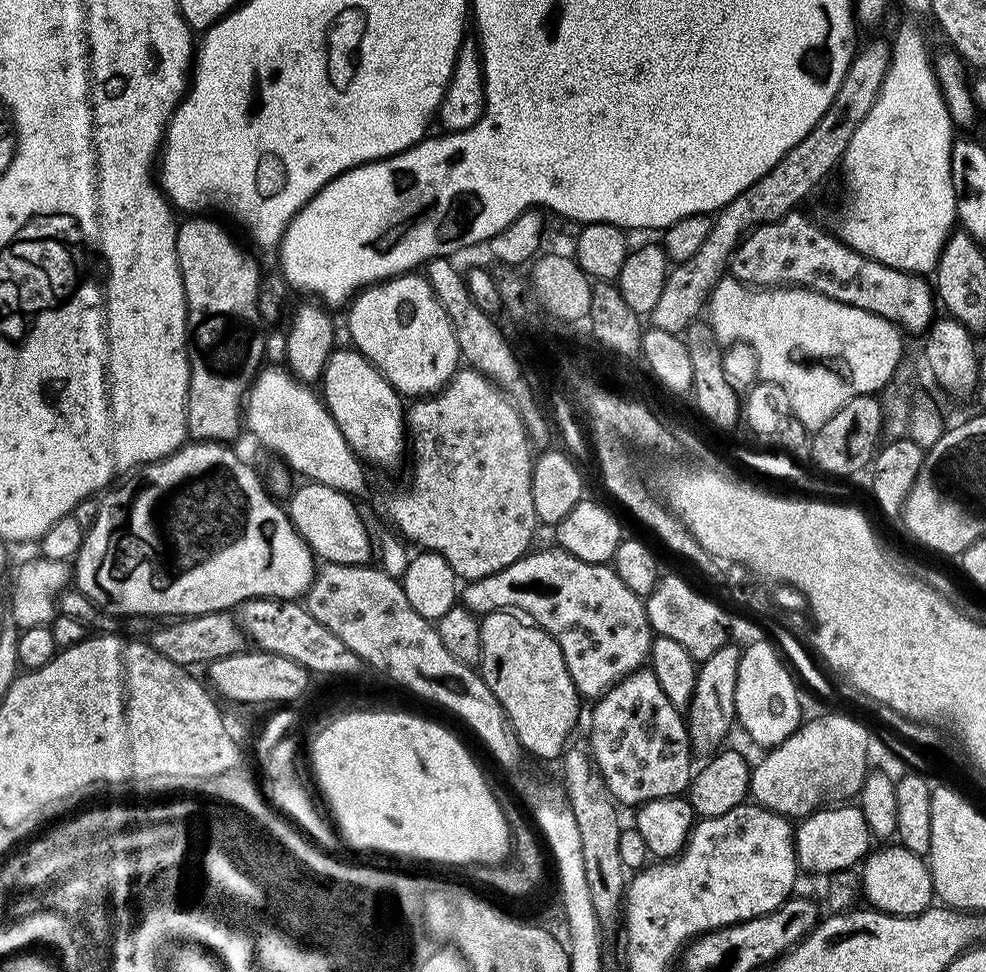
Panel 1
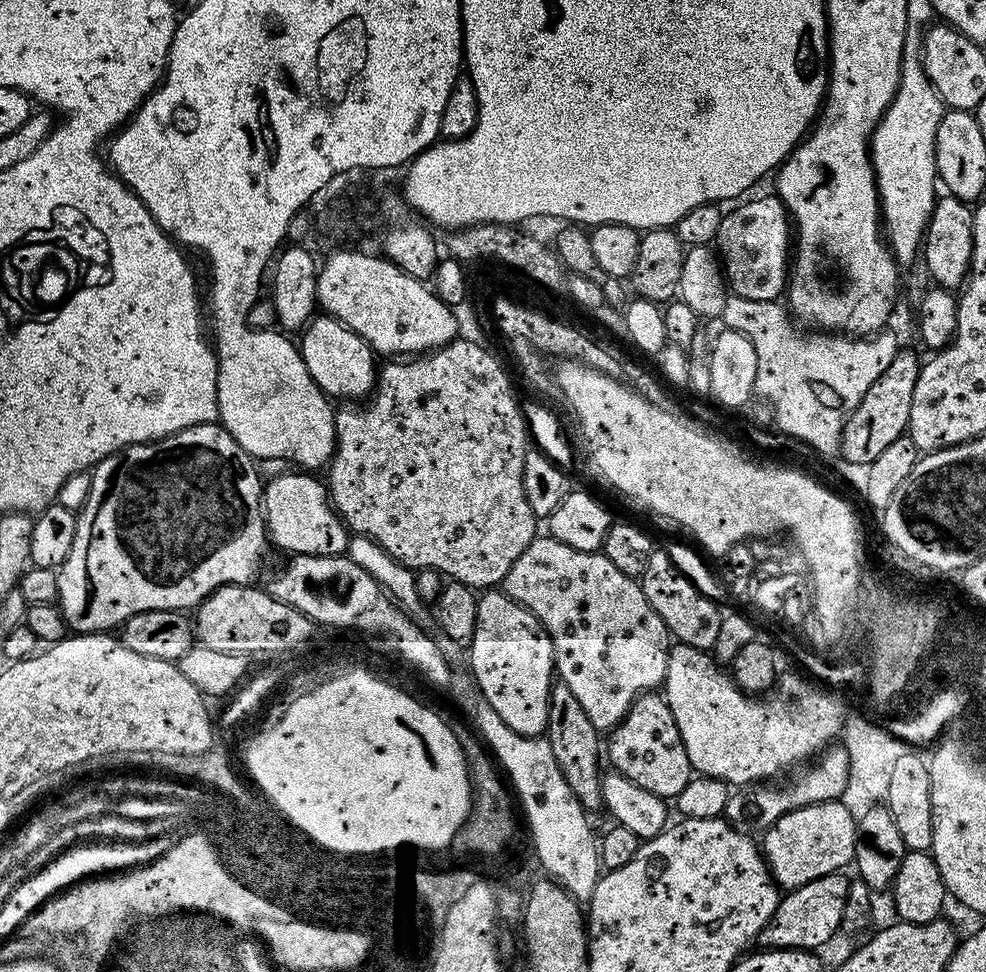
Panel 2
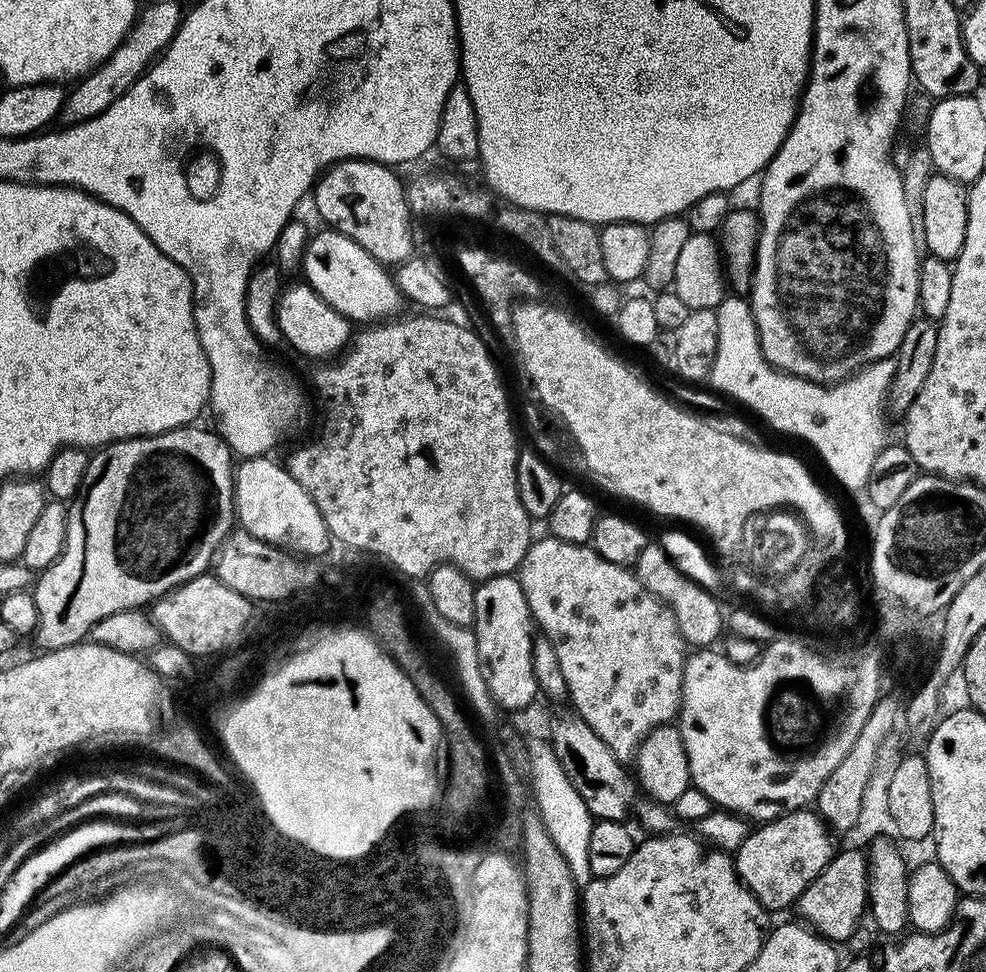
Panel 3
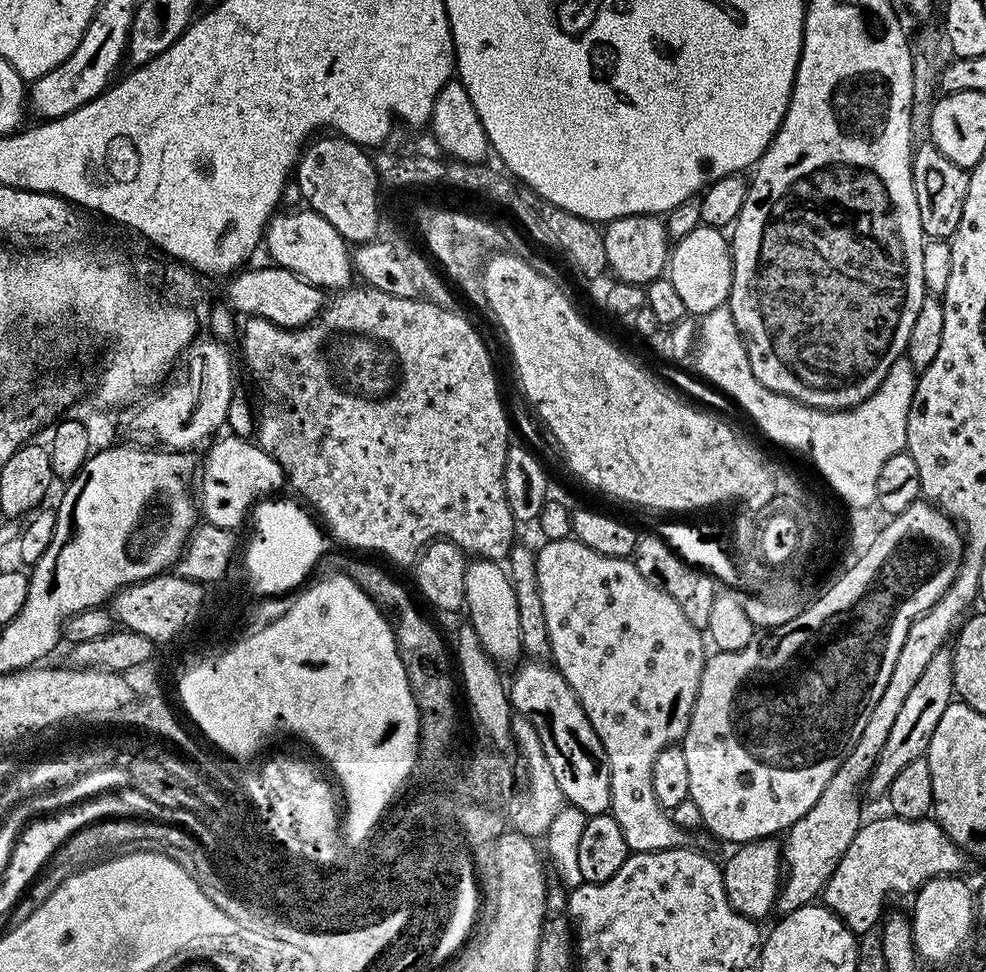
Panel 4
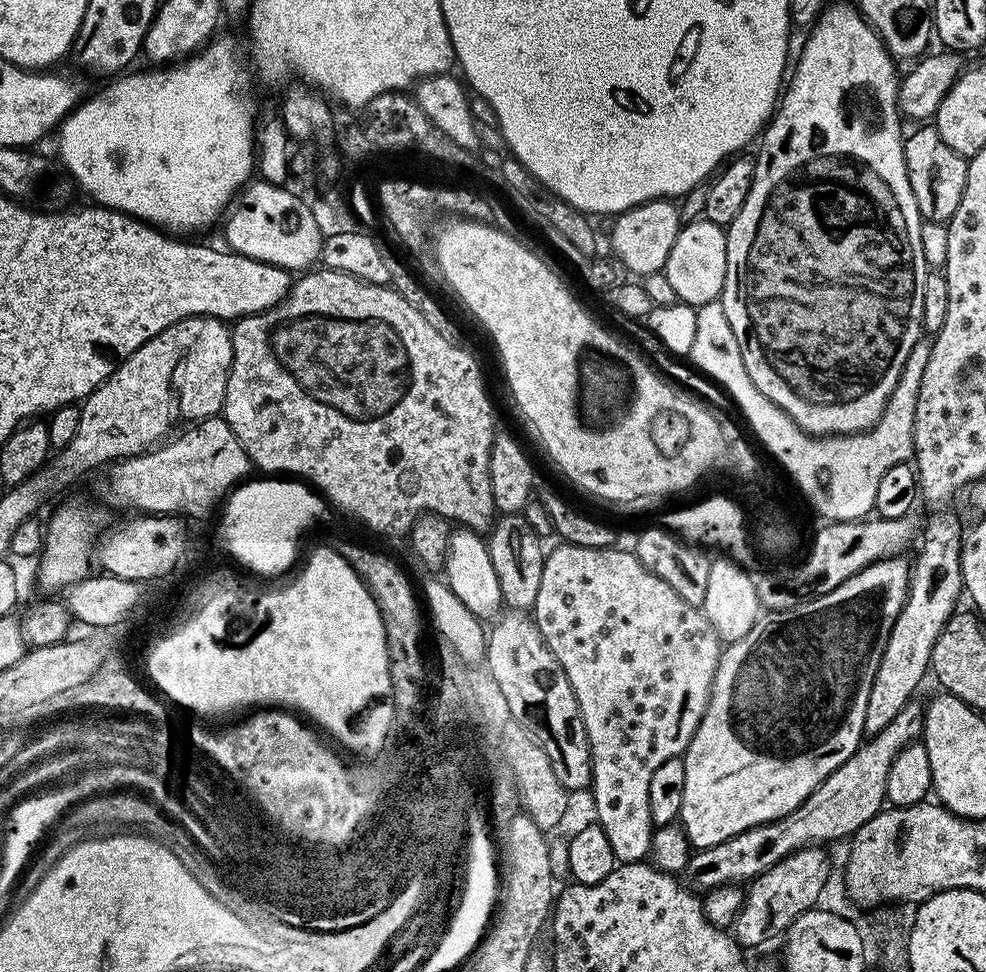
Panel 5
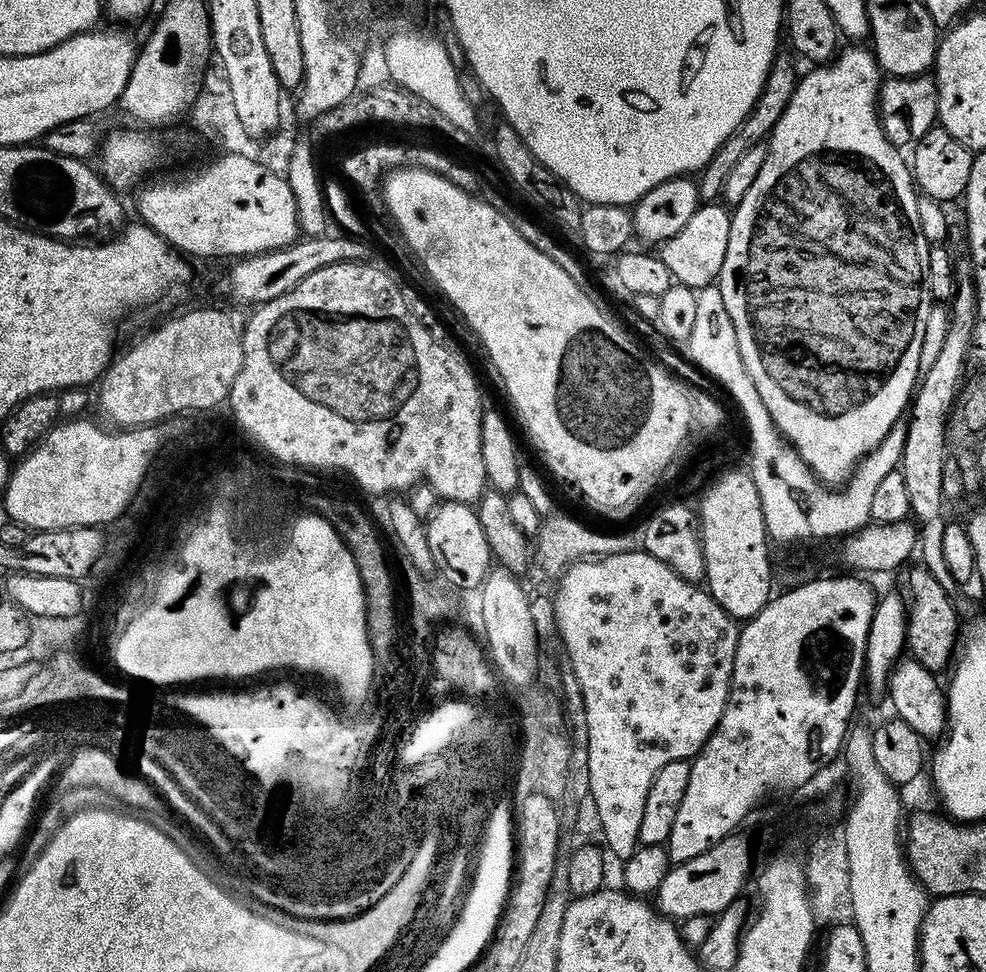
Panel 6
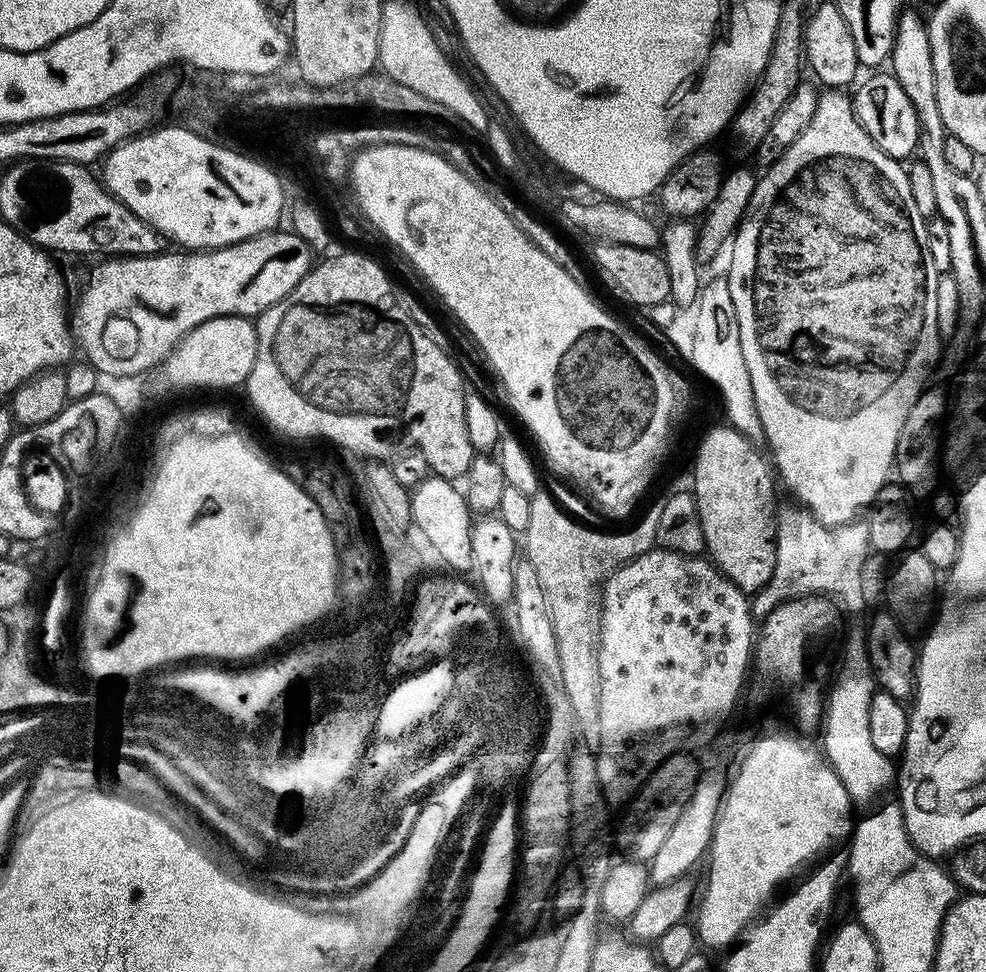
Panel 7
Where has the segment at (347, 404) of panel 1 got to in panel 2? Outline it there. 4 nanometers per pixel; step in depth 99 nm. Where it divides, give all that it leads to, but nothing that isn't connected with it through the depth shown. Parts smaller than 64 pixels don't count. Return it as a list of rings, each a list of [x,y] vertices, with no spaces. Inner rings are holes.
[[[320,314],[303,329],[300,337],[298,347],[306,362],[306,370],[310,370],[310,378],[314,378],[325,396],[337,396],[344,400],[340,402],[356,402],[359,401],[356,400],[359,396],[371,397],[378,379],[377,357],[372,347],[358,334],[354,334],[354,330],[350,330],[333,316]]]

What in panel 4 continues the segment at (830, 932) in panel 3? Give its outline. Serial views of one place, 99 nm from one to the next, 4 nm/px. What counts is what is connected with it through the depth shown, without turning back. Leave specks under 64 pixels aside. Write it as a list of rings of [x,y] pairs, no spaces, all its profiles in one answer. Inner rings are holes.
[[[892,815],[868,820],[861,823],[854,842],[850,842],[846,854],[842,854],[842,862],[838,862],[834,874],[830,874],[822,903],[852,932],[870,932],[881,923],[888,896],[904,896],[907,892],[909,895],[934,878],[963,873],[964,860],[965,853],[935,819],[907,820]]]

